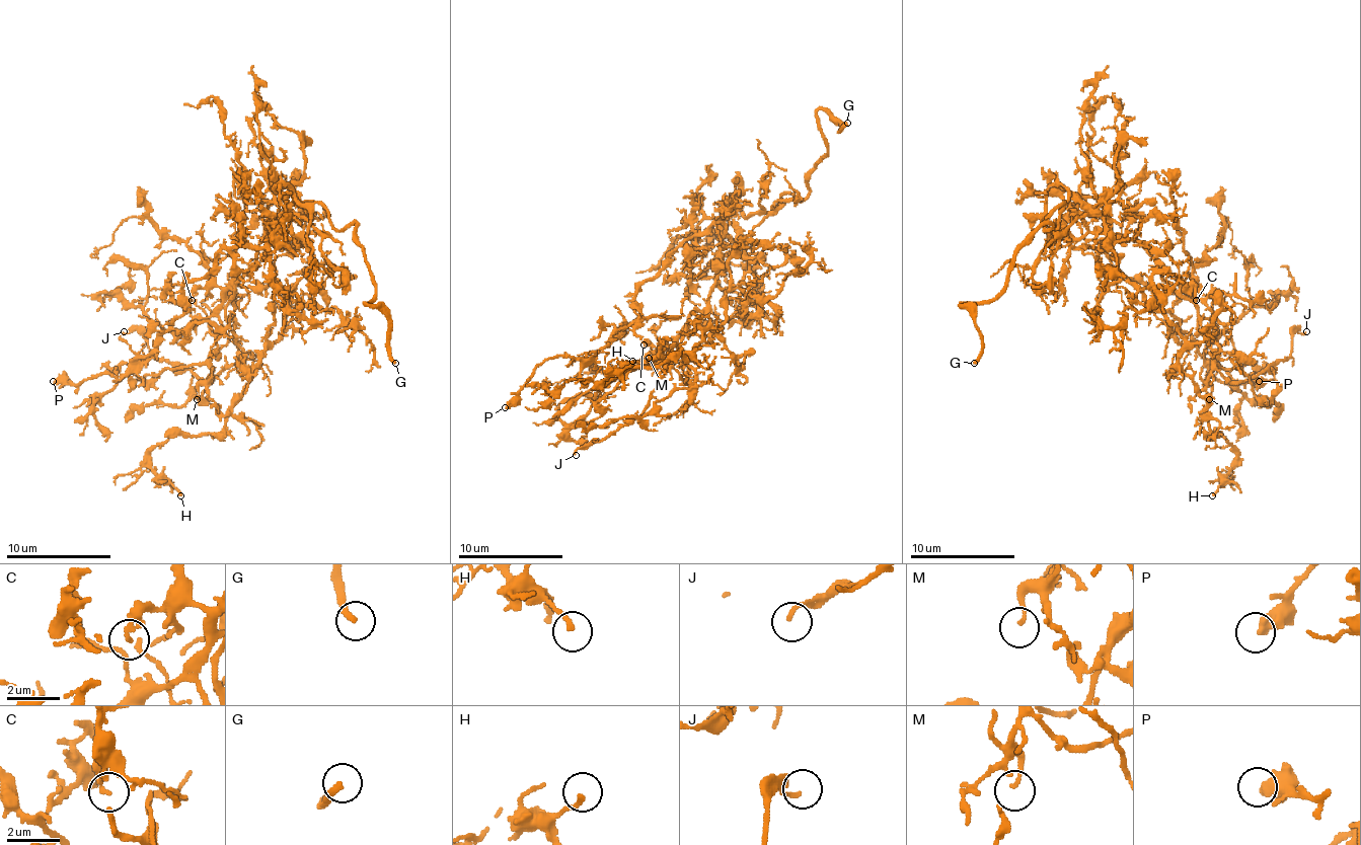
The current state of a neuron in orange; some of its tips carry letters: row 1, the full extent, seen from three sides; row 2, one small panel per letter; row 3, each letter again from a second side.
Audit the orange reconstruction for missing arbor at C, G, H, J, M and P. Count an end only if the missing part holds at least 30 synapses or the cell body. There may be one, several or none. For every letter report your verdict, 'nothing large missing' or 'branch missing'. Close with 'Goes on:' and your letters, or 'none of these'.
C: nothing large missing
G: branch missing
H: nothing large missing
J: nothing large missing
M: nothing large missing
P: nothing large missing
Goes on: G

